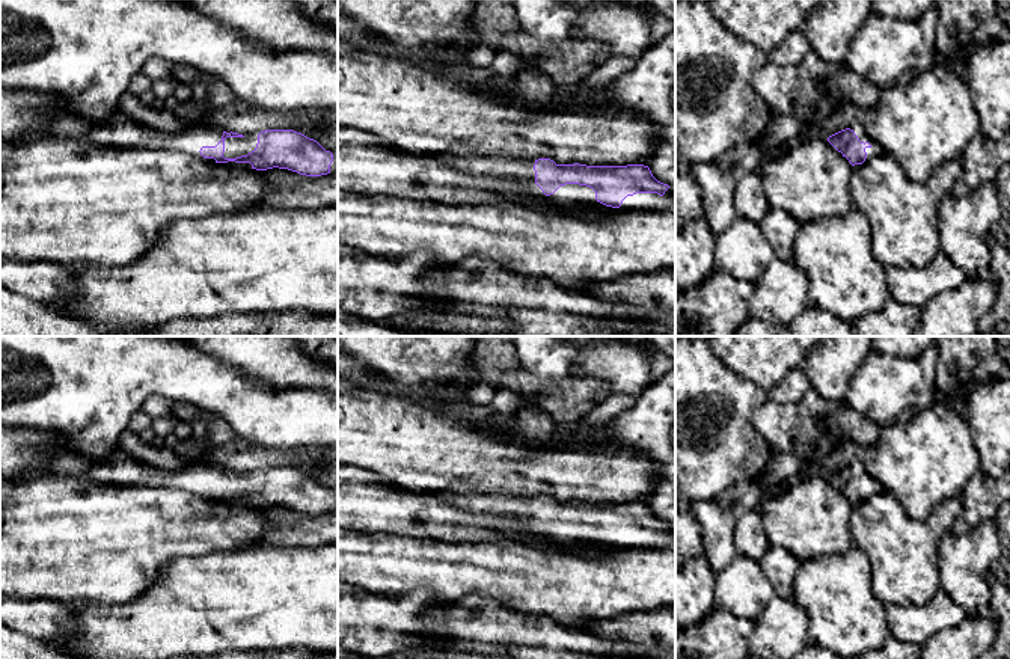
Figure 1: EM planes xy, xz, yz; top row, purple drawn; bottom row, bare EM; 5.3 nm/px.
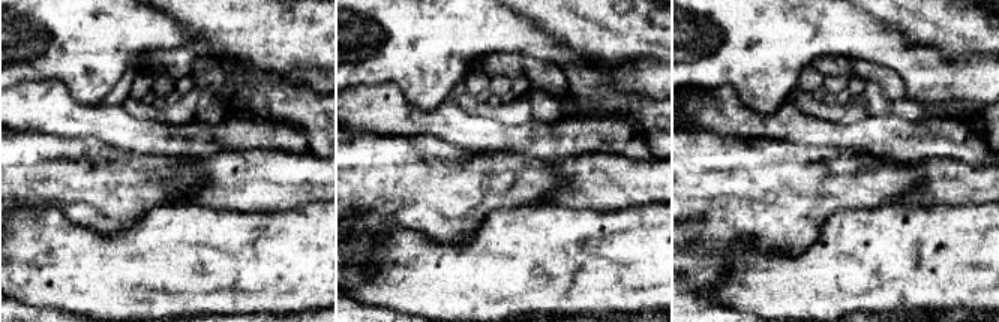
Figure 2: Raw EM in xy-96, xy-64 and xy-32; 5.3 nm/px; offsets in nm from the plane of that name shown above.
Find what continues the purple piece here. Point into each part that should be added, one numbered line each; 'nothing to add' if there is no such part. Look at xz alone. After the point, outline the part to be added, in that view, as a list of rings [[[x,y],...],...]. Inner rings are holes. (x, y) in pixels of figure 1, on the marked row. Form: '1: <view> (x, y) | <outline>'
1: xz (469, 163) | [[[454,148],[451,152],[436,155],[436,160],[455,170],[460,170],[470,178],[497,178],[519,181],[523,185],[525,192],[537,196],[549,205],[568,205],[574,202],[603,205],[595,199],[595,192],[591,187],[579,184],[561,185],[553,195],[546,196],[543,190],[535,184],[535,160],[507,158],[502,154],[482,157],[472,152],[469,148]]]
2: xz (641, 201) | [[[669,187],[663,196],[657,193],[636,193],[627,196],[620,210],[654,210],[675,213],[675,187]]]

